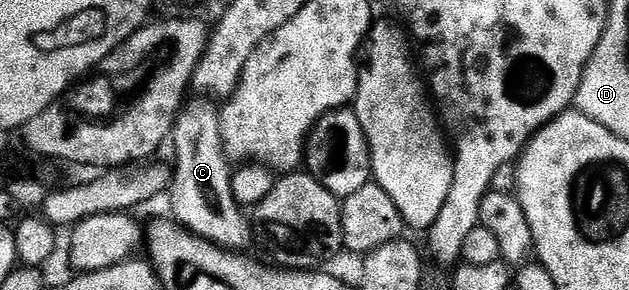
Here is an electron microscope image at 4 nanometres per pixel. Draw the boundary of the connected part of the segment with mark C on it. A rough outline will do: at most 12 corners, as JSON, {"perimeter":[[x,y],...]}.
{"perimeter":[[185,106],[172,126],[170,215],[240,253],[250,219],[231,189],[220,112]]}

